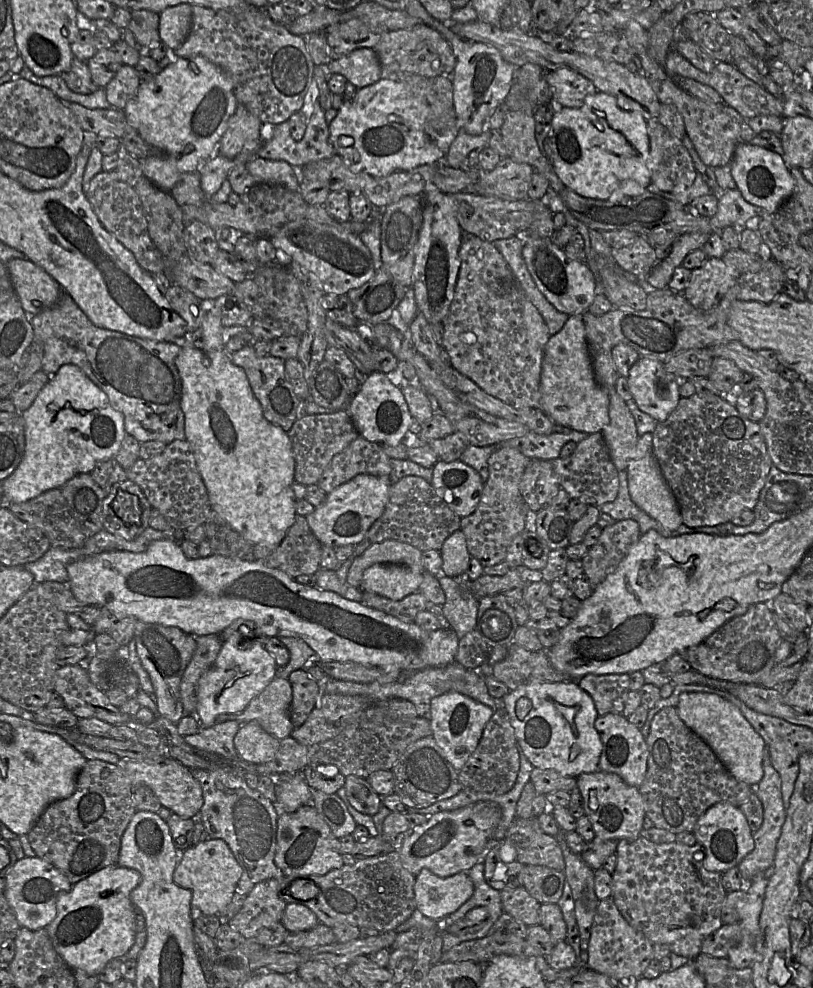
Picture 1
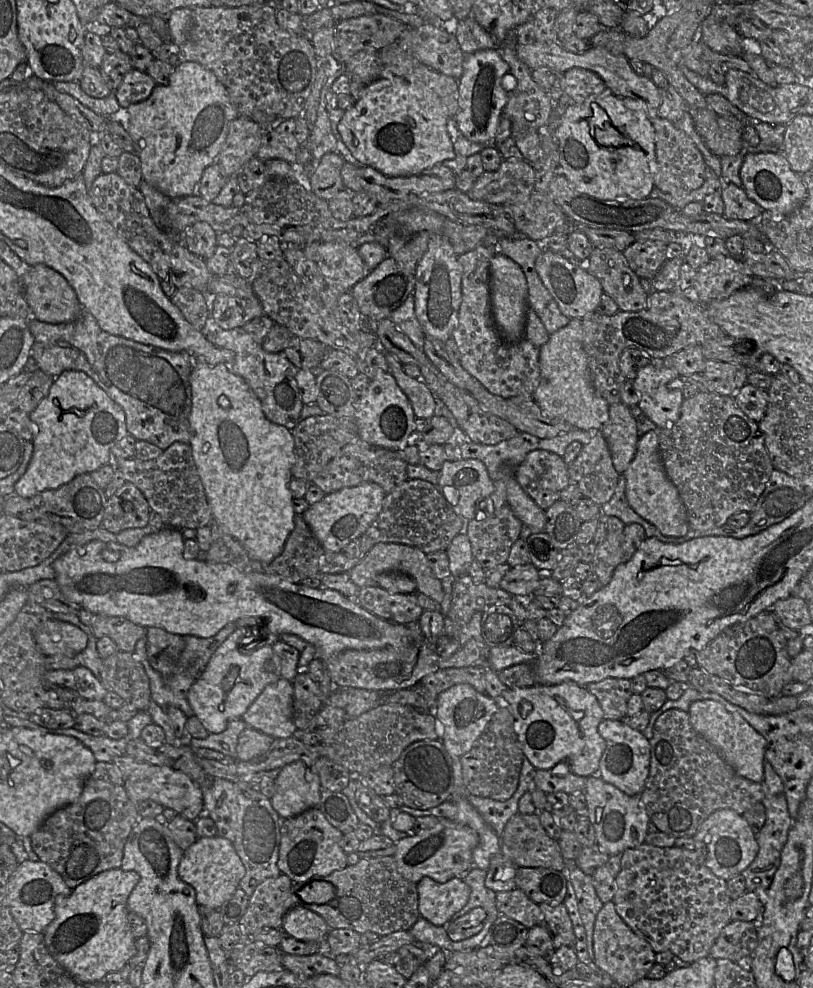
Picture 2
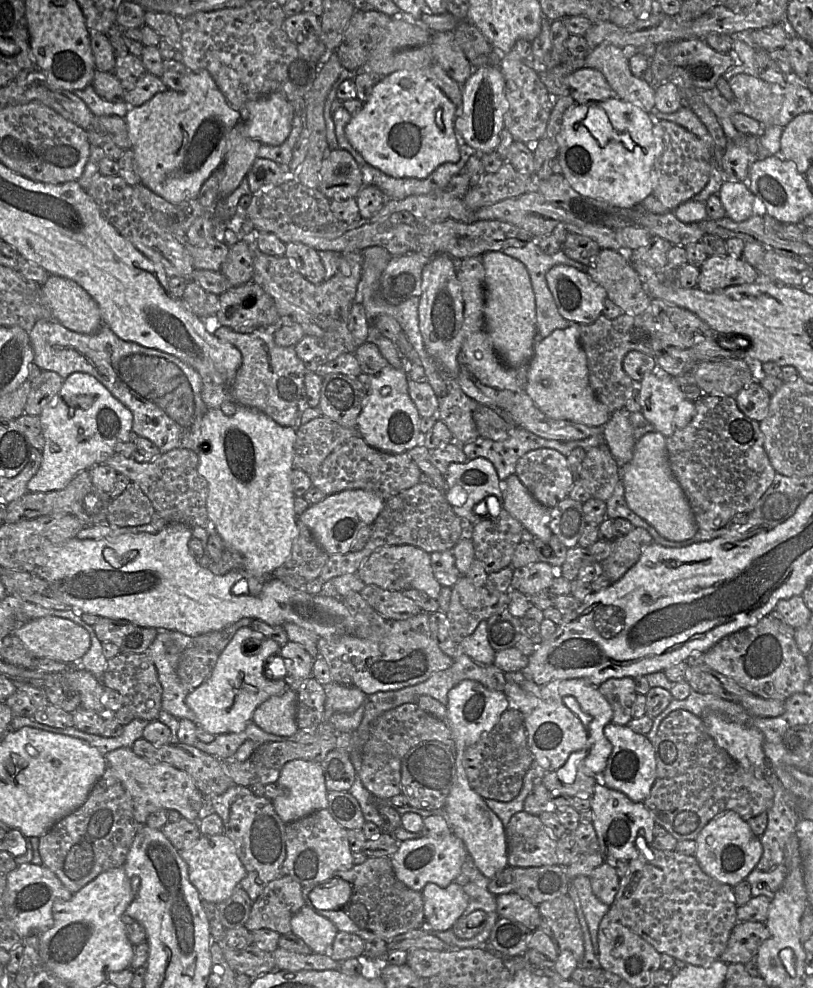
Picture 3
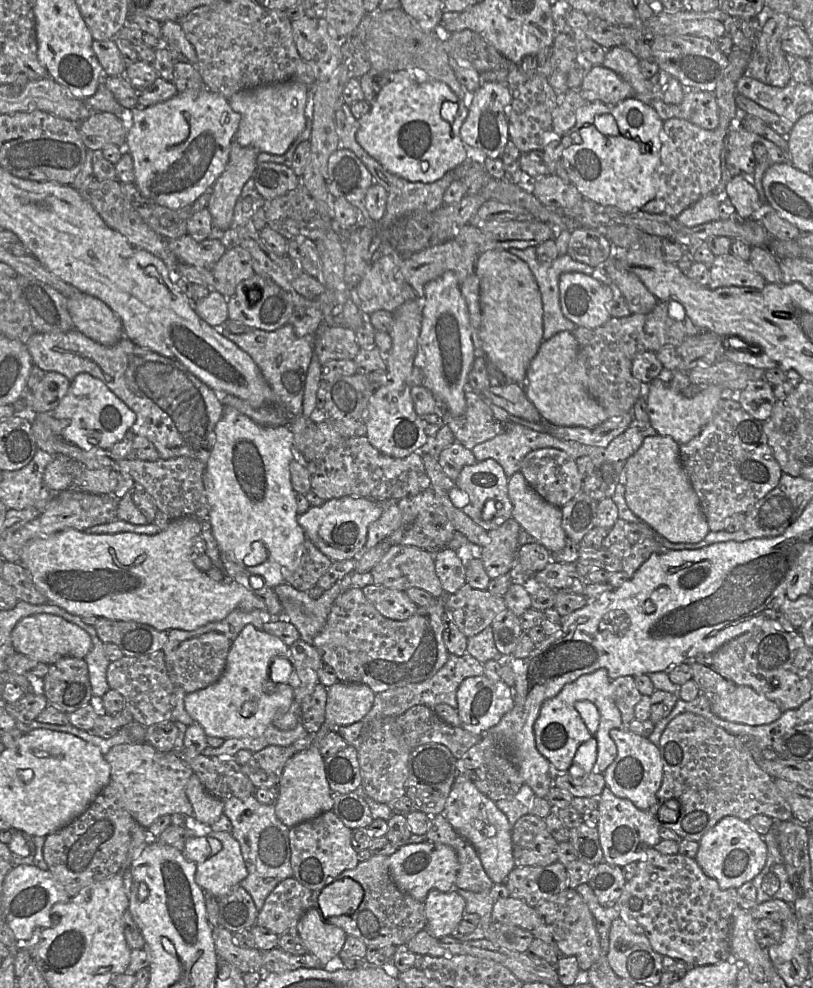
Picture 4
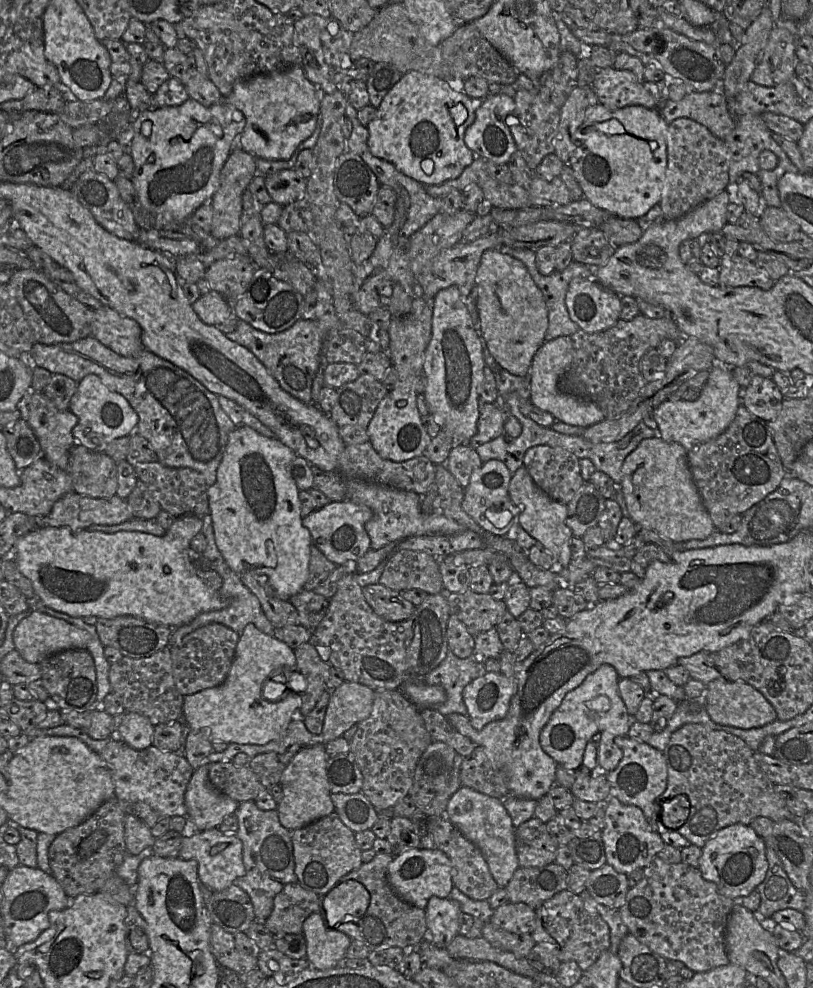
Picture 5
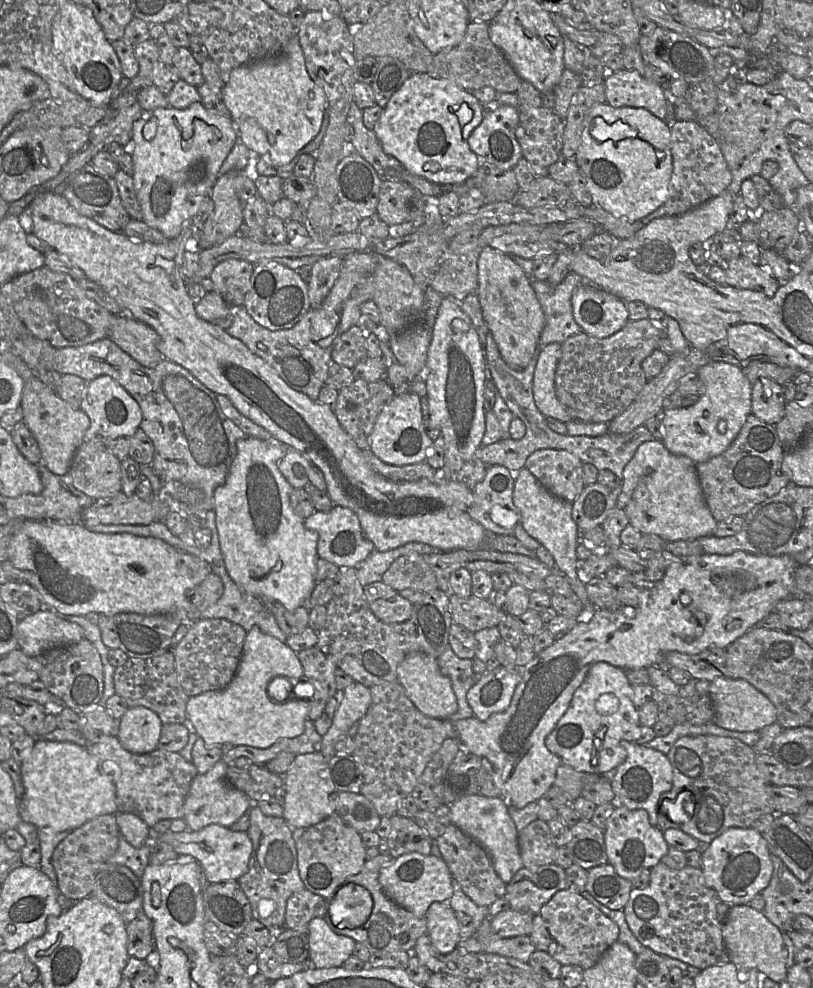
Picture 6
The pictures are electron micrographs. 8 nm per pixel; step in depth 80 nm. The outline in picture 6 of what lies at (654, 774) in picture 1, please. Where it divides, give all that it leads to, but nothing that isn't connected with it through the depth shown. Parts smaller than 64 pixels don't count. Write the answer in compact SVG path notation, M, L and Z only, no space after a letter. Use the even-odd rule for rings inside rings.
M716 735L680 737L666 755L673 769L673 786L669 792L663 795L662 800L676 799L680 792L687 790L693 796L694 813L687 822L677 824L669 820L659 806L657 826L660 830L663 832L670 828L679 829L696 838L702 845L708 845L729 828L750 828L760 816L777 814L770 795L771 784L756 765L756 754L752 747L736 738Z

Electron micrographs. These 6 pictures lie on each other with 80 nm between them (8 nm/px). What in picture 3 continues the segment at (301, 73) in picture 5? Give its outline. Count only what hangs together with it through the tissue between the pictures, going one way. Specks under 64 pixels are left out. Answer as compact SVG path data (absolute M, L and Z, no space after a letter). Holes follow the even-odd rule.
M282 93L249 101L243 108L246 136L261 144L279 146L288 138L296 112Z

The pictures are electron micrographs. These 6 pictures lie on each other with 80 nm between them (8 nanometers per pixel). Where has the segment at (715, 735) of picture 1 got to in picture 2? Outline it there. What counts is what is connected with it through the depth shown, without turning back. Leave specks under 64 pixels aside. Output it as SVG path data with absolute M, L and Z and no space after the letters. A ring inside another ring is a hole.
M705 699L692 702L688 714L695 731L718 751L738 775L753 782L763 781L767 741L737 711L718 701Z

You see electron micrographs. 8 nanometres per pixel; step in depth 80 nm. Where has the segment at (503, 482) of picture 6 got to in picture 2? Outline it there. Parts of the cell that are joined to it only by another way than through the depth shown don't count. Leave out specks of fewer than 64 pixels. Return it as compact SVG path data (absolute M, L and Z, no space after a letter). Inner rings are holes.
M477 459L467 460L446 460L439 471L438 489L450 504L445 496L445 487L452 486L459 493L458 503L452 506L453 511L463 520L474 519L477 514L478 504L488 498L495 489L494 481L490 478L485 464Z

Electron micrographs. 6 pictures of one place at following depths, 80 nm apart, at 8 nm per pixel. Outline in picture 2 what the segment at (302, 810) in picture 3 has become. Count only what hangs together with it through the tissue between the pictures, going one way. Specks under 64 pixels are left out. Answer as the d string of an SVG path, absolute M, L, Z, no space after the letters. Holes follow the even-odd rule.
M294 762L285 766L275 780L276 793L271 799L274 810L283 819L295 817L311 808L317 808L321 800L321 782L303 762Z

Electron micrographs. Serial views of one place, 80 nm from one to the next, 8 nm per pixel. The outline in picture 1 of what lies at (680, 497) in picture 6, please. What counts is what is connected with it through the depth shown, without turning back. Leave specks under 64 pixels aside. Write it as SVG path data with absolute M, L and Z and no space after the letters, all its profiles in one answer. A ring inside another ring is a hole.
M645 433L639 437L634 457L629 461L626 472L628 488L633 502L668 530L676 530L683 524L675 496L667 485L653 453L653 435Z

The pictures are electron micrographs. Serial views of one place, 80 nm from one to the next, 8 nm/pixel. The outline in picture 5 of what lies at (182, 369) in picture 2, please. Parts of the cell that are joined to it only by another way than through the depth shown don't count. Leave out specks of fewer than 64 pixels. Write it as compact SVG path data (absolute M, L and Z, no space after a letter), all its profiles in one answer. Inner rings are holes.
M92 336L70 343L48 345L36 342L30 356L35 366L45 368L52 374L66 375L77 383L88 374L97 375L110 390L125 397L135 410L139 420L134 433L150 443L159 463L171 468L193 469L203 475L208 487L215 483L229 434L236 425L221 408L217 395L210 392L188 372L145 348L135 356L121 356Z

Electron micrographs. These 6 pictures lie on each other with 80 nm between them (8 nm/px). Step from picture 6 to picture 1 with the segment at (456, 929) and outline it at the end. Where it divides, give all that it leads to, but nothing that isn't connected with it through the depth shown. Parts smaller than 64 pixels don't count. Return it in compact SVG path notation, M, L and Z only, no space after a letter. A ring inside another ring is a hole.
M428 869L415 876L416 909L424 916L439 921L455 912L474 892L467 872L441 878Z

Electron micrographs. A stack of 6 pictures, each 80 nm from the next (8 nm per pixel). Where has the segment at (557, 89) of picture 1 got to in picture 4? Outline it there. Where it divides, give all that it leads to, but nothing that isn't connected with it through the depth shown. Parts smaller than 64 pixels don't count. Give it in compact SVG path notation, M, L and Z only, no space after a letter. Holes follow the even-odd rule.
M602 65L588 66L578 90L587 102L602 102L607 105L633 97L631 85Z

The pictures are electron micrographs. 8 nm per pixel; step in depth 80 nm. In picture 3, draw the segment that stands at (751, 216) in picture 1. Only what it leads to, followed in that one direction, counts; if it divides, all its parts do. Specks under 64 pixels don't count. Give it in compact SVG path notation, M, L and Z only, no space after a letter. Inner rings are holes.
M726 180L718 195L725 208L726 216L733 221L745 221L753 215L755 196L746 183Z

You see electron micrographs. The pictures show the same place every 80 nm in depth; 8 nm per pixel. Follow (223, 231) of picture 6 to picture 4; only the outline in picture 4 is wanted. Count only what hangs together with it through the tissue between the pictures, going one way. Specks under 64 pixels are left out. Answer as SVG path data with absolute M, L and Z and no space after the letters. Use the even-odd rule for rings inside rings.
M236 139L232 142L227 166L211 188L208 209L214 227L231 228L241 191L255 172L257 153L255 148L242 146Z

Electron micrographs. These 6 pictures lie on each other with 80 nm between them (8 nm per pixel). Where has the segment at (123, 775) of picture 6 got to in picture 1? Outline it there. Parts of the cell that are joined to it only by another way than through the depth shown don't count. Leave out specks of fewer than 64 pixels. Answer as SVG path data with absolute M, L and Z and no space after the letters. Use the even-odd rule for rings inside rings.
M173 758L162 763L151 764L143 761L119 759L116 764L125 774L131 786L146 785L155 794L162 806L183 818L194 818L202 806L203 795L199 782L192 776L190 769Z

